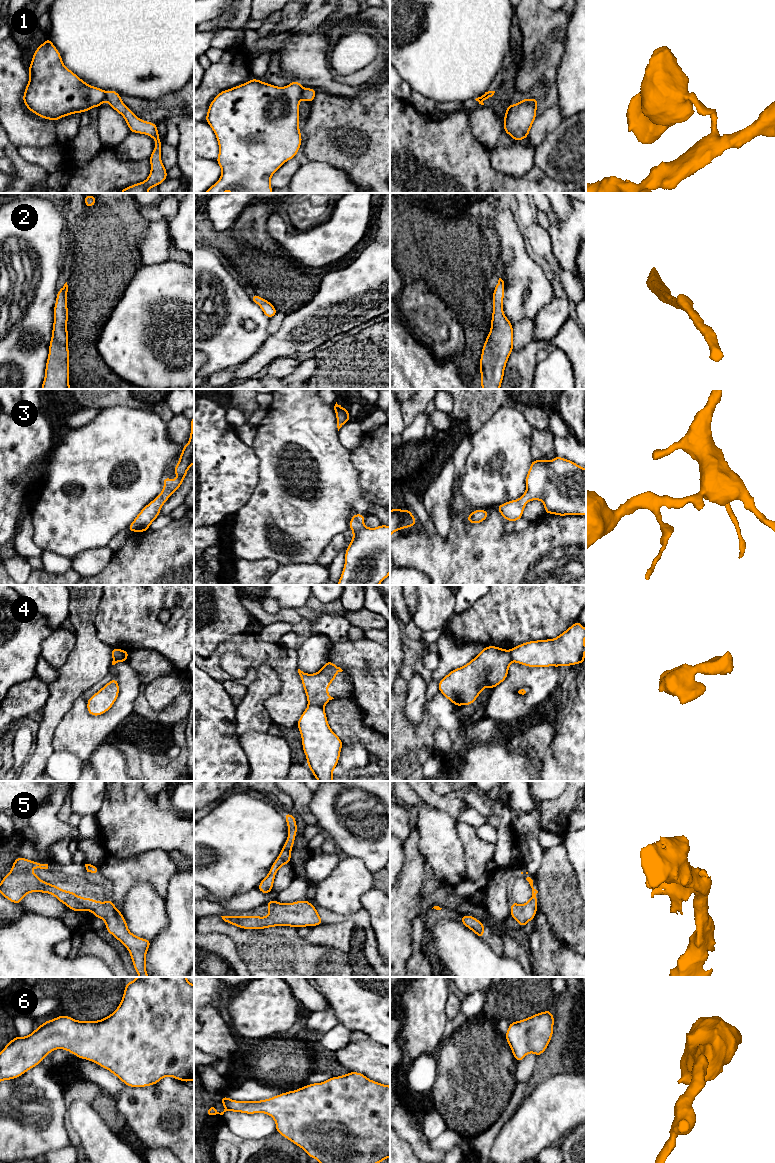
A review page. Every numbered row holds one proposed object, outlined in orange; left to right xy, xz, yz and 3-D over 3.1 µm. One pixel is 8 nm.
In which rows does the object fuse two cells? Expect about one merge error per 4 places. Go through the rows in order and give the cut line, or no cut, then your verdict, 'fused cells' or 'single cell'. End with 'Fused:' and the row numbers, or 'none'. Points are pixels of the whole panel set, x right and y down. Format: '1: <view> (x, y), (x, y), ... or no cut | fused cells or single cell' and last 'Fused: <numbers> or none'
1: xz (303, 89), (300, 97) | fused cells
2: no cut | single cell
3: no cut | single cell
4: xy (127, 651), (120, 659), (113, 659) | fused cells
5: no cut | single cell
6: no cut | single cell
Fused: 1, 4

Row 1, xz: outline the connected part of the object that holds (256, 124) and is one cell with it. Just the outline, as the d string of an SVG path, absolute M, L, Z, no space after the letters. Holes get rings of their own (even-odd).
M252 78L221 91L213 99L205 121L214 131L219 144L216 162L222 174L204 193L272 193L272 175L285 162L295 158L302 143L302 132L298 128L302 91L299 81L280 88Z

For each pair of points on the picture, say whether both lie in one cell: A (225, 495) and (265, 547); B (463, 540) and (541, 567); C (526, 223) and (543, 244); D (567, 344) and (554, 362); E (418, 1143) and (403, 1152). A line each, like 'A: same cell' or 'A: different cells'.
A: different cells
B: same cell
C: same cell
D: different cells
E: different cells

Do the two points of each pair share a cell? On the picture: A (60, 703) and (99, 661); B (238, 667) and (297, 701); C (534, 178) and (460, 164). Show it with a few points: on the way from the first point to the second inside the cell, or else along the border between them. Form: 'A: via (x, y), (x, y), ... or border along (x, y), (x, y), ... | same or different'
A: via (67, 693), (89, 671) | same
B: border along (253, 668), (240, 678), (232, 678), (224, 670) | different
C: via (516, 182), (499, 182), (478, 177) | same

